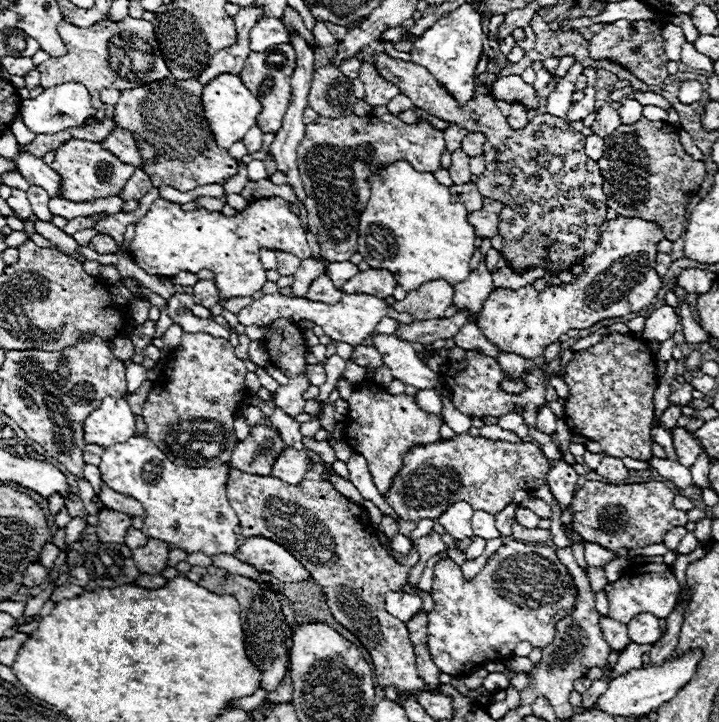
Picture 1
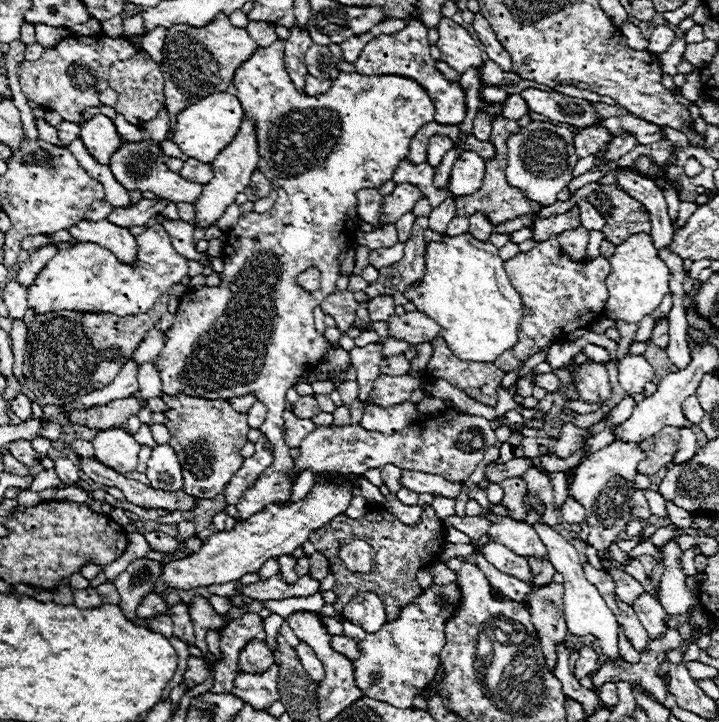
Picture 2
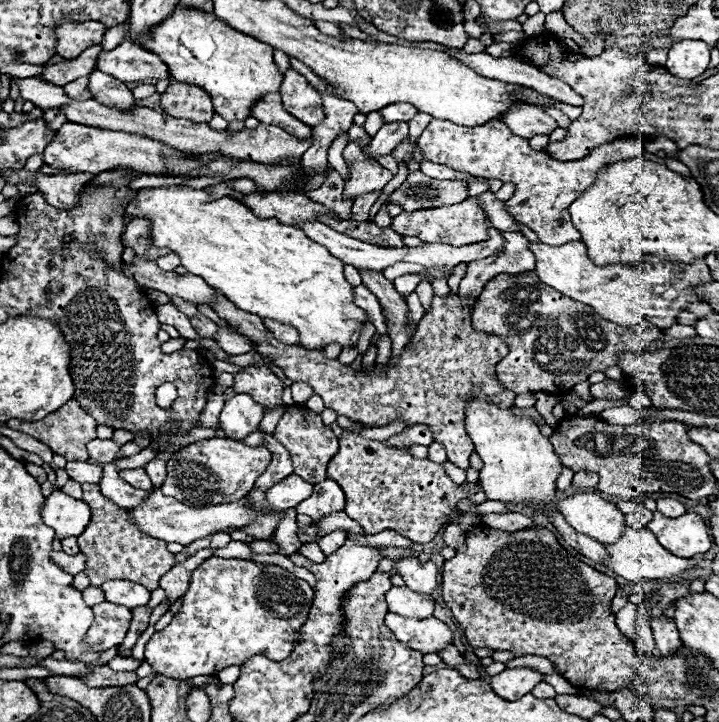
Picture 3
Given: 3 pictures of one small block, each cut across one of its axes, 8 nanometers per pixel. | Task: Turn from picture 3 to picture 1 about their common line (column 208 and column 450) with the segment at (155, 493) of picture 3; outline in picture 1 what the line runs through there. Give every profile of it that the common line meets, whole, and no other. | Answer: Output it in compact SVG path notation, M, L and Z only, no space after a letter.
M460 500L460 502L454 502L438 520L452 538L466 540L472 536L472 514L474 514L472 506Z

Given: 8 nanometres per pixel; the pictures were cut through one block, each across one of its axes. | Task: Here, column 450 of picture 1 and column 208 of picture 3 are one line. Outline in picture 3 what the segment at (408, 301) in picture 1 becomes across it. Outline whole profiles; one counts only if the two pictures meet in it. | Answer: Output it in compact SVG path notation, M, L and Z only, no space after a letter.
M134 256L132 264L126 264L120 268L130 278L136 278L144 290L158 290L168 296L180 296L192 304L210 304L216 290L208 286L200 276L194 274L176 274L162 270L154 260L146 260L140 256Z

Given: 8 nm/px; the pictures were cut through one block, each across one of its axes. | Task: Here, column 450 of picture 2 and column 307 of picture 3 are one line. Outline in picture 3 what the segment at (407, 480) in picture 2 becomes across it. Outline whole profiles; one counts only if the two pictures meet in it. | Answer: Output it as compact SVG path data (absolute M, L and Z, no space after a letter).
M290 474L288 478L284 478L282 482L274 484L268 492L266 492L266 498L270 502L272 508L278 508L278 510L288 510L288 508L294 508L298 506L304 498L310 498L314 492L314 486L304 482L302 478L298 478L296 474Z

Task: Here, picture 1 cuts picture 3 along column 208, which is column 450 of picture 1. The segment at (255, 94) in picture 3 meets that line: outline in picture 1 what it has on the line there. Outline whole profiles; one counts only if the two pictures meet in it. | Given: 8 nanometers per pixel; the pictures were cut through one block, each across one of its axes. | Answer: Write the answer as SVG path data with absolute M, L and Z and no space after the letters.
M462 4L414 40L410 60L424 66L438 80L438 84L444 86L460 106L464 106L474 94L474 68L482 58L482 38L480 14L470 4Z

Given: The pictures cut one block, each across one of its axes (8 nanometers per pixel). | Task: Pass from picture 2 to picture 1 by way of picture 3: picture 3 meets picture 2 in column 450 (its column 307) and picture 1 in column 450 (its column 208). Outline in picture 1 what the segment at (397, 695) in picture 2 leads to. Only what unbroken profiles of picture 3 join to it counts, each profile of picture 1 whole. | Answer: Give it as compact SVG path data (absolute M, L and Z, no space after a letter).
M510 540L498 548L486 566L472 578L464 580L462 570L450 558L440 560L434 566L432 582L434 610L428 614L428 646L436 666L450 676L464 676L478 668L484 660L506 660L518 642L530 642L534 648L544 648L554 638L556 618L562 618L576 600L576 588L564 564L558 562L554 548L532 546L526 542Z

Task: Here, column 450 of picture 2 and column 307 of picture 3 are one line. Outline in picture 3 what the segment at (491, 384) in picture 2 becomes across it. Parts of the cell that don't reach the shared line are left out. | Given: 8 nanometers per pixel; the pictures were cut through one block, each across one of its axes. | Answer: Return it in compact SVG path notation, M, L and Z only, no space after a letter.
M450 292L444 298L434 296L432 308L418 324L412 346L404 348L396 368L388 366L386 376L380 376L378 370L370 376L364 372L356 374L352 366L346 368L338 360L326 360L322 350L304 350L300 344L280 344L264 328L260 316L238 310L222 294L216 294L212 308L222 320L246 336L260 356L268 356L274 366L282 368L292 382L310 384L314 394L324 400L326 408L336 410L338 416L346 416L364 426L388 426L396 420L406 424L426 424L432 430L434 440L444 444L448 460L458 468L468 470L468 460L474 450L464 428L464 404L470 398L468 394L472 390L488 394L488 398L500 408L512 408L516 398L512 390L500 386L494 370L500 358L508 354L506 342L492 334L472 330L472 310L476 302L478 300L472 298L460 298L458 292Z

